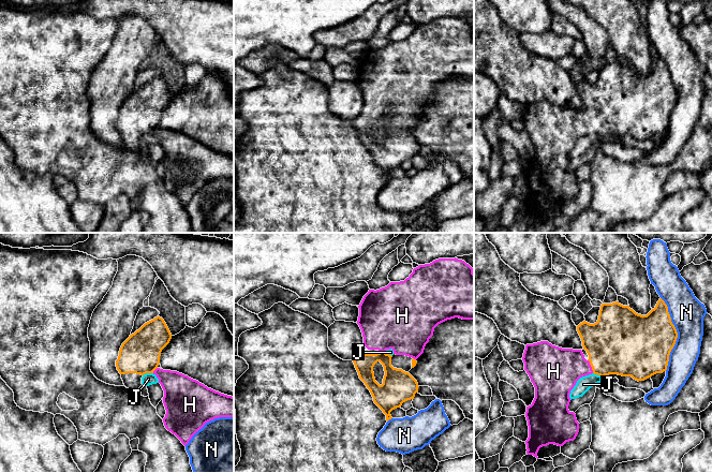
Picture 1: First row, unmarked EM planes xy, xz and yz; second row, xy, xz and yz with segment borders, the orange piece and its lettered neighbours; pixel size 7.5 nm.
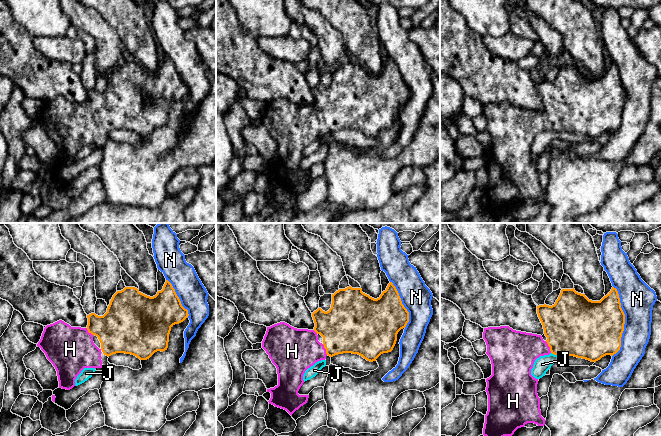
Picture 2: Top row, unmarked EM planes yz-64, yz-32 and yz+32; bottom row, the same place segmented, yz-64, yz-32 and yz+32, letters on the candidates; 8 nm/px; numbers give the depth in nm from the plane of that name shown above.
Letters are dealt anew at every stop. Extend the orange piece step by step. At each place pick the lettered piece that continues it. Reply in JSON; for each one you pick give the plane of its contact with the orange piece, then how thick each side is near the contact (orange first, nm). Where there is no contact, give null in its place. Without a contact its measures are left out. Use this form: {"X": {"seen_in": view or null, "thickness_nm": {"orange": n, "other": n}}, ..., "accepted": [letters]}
{"H": {"seen_in": "yz", "thickness_nm": {"orange": 440, "other": 320}}, "accepted": ["H"]}

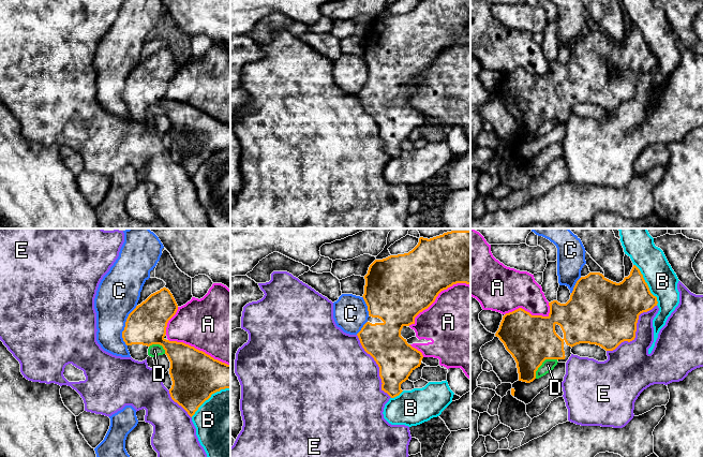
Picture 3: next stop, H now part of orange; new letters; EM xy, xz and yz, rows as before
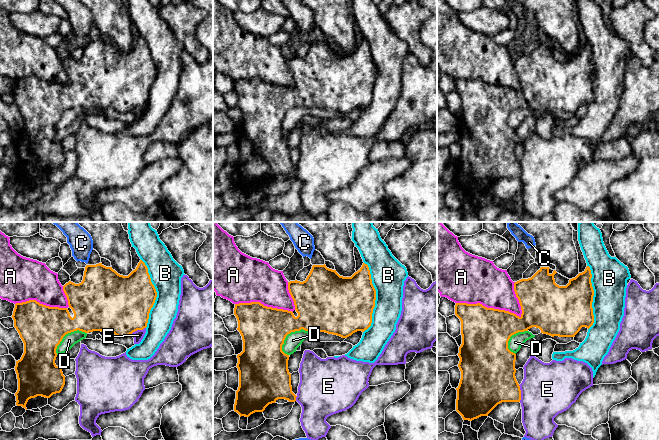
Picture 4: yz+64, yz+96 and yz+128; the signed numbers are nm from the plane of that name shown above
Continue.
{"accepted": []}

